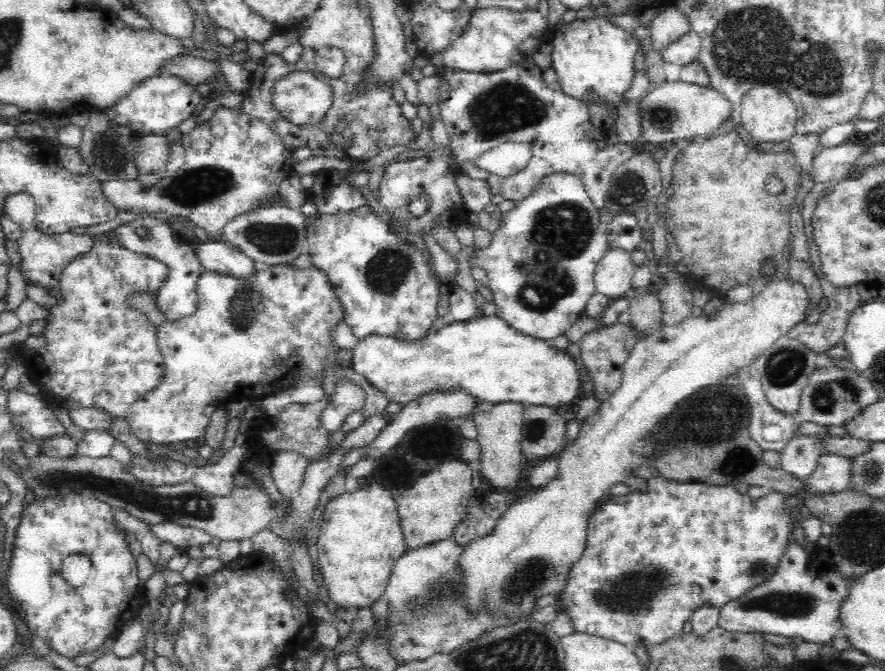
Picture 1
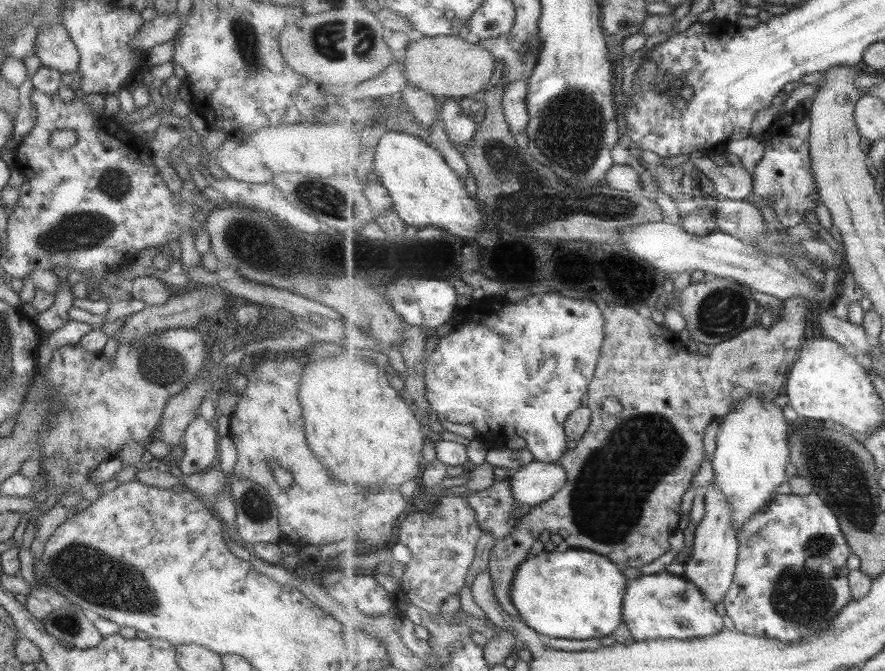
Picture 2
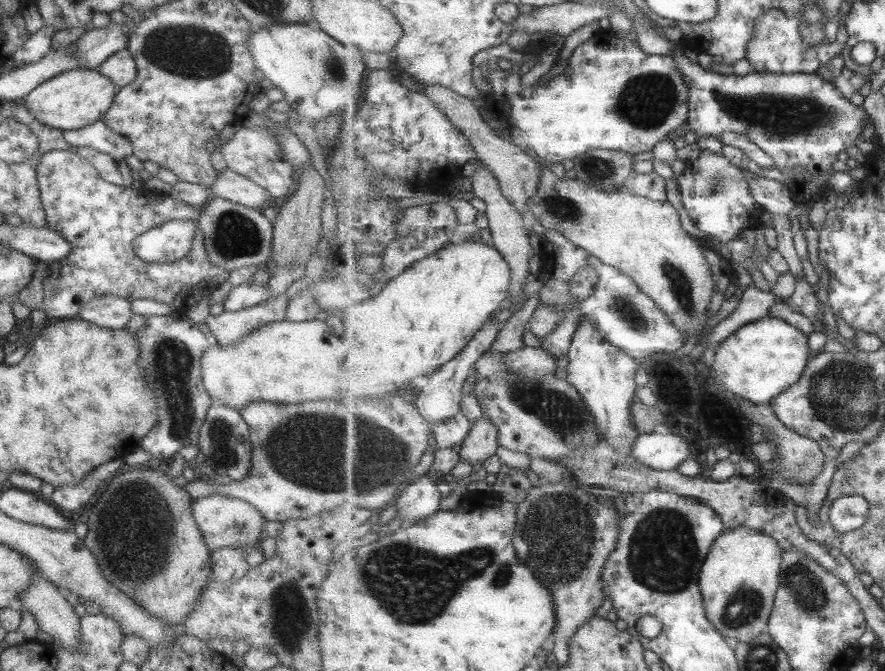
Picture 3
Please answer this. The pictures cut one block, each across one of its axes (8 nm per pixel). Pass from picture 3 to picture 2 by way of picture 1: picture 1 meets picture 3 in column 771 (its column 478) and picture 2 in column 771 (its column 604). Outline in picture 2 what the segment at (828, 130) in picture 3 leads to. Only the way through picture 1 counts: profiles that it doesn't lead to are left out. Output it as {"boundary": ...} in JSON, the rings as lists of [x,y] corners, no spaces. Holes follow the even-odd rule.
{"boundary":[[[810,110],[804,112],[806,117],[800,123],[793,124],[789,134],[770,136],[767,155],[759,162],[755,178],[755,193],[764,196],[764,200],[776,211],[778,219],[786,228],[806,223],[806,217],[816,212],[818,202],[823,202],[813,168],[813,120]]]}

